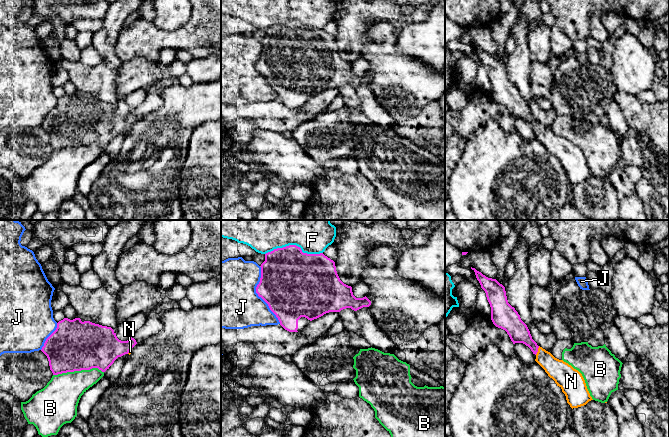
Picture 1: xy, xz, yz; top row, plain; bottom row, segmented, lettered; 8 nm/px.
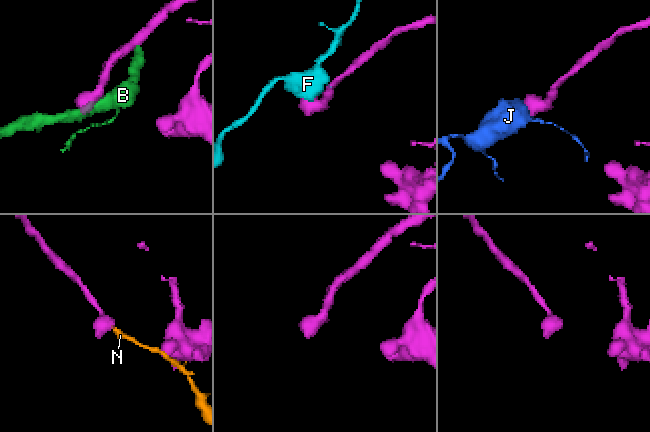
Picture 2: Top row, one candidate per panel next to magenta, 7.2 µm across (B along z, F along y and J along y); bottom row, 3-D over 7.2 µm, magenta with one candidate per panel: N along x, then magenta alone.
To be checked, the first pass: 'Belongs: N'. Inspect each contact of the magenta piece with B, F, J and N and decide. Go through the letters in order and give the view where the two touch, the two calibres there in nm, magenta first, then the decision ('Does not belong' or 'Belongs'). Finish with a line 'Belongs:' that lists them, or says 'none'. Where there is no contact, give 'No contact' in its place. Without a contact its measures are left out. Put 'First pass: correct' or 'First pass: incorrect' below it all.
B: Touches magenta in xy. Thickness 400 nm (magenta) against 300 nm. Does not belong
F: Touches magenta in xz. Thickness 440 nm (magenta) against 440 nm. Does not belong
J: Touches magenta in xz. Thickness 440 nm (magenta) against 480 nm. Does not belong
N: Touches magenta in yz. Thickness 160 nm (magenta) against 170 nm. Belongs
Belongs: N
First pass: correct

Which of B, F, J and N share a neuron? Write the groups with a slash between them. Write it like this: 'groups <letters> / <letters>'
groups B / F / J / N

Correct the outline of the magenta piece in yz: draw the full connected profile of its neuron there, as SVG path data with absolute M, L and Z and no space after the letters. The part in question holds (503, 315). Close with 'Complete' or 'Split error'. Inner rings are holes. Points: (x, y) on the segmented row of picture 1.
M475 268L471 269L486 293L493 324L505 330L513 344L523 343L531 349L536 355L535 361L562 389L570 407L578 408L593 400L582 374L563 360L555 358L532 339L527 325L521 320L515 308L508 303L505 287L496 279L486 277Z. Split error

